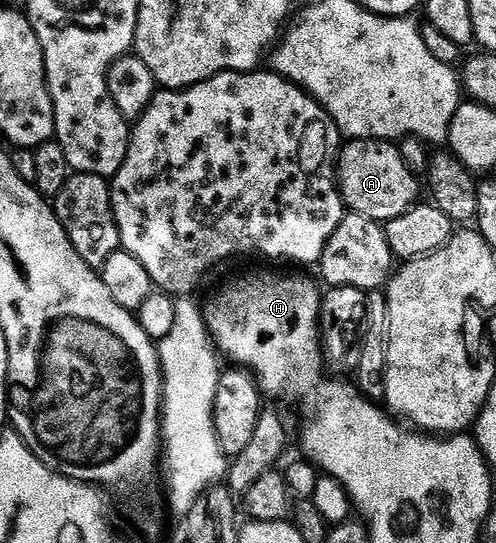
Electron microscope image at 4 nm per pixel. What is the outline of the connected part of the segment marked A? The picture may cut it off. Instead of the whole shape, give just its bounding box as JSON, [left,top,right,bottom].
[336,138,421,224]

